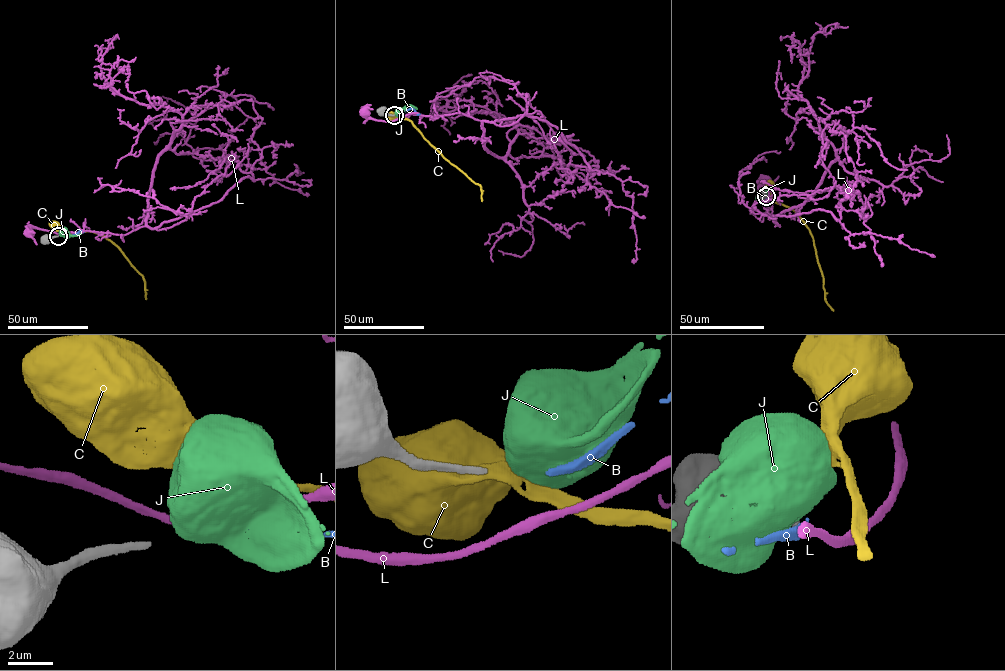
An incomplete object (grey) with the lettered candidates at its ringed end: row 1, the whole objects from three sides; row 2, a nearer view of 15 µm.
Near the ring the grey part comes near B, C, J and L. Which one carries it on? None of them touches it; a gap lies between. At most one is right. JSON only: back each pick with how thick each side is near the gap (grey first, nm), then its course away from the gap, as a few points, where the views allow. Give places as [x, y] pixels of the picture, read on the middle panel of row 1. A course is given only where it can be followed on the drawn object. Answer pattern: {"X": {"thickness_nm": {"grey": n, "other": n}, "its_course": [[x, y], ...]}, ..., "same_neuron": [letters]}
{"B": {"thickness_nm": {"grey": 280, "other": 320}, "its_course": [[398, 115], [412, 108], [419, 114]]}, "same_neuron": ["B"]}

